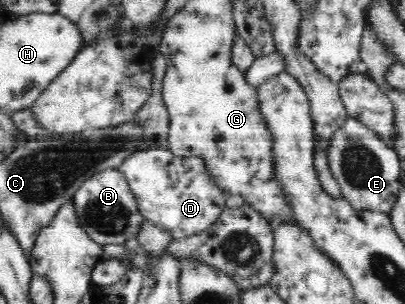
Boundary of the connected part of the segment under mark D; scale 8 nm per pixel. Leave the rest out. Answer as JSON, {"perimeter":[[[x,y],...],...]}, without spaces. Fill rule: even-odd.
{"perimeter":[[[150,147],[132,154],[118,169],[126,177],[140,214],[156,225],[170,229],[174,240],[206,230],[227,207],[227,193],[212,185],[200,157],[184,158],[168,148]]]}

